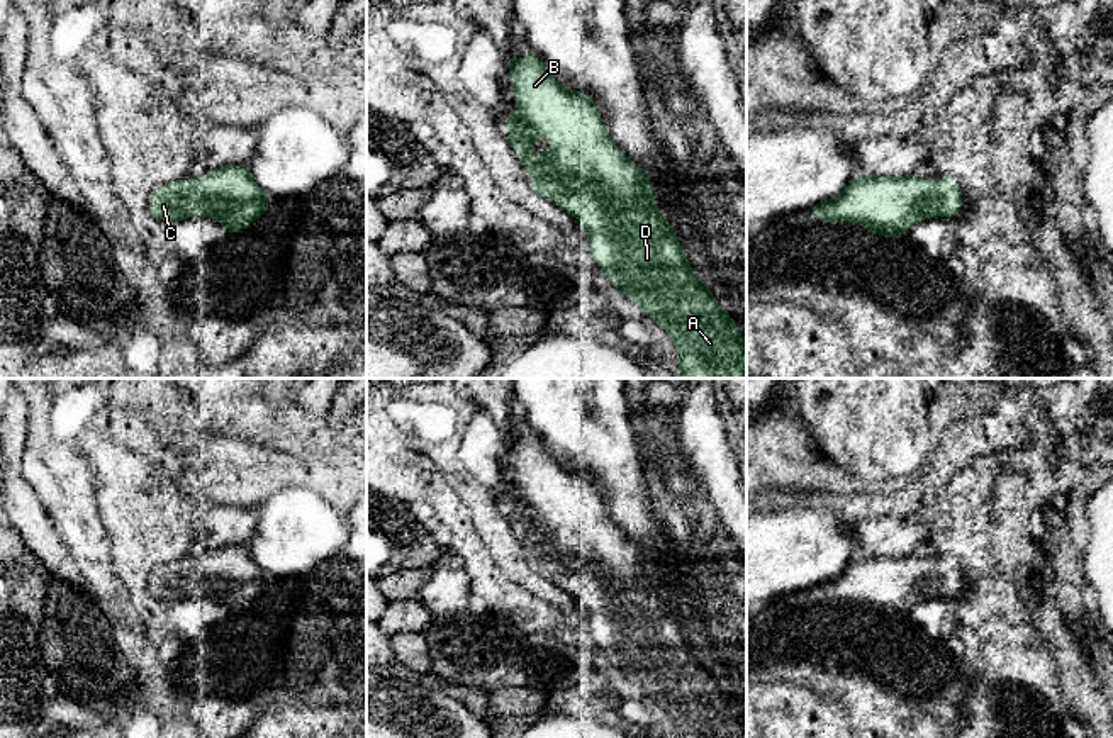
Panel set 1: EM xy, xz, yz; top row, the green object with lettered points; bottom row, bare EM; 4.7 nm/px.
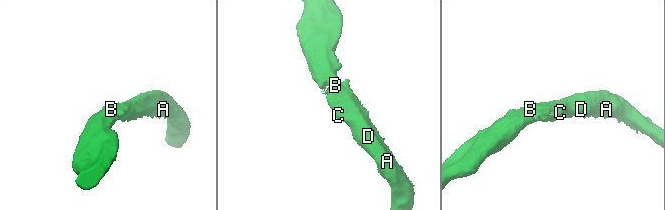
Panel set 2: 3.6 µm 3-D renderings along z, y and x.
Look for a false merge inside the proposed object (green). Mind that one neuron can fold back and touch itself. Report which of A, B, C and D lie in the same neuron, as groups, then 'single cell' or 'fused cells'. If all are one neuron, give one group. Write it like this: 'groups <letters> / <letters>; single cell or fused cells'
groups A B C D; single cell

